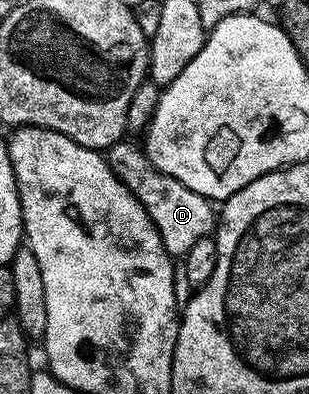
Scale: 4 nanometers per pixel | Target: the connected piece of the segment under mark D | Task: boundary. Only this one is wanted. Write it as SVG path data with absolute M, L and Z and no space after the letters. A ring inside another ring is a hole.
M124 139L113 143L105 150L105 156L113 175L141 203L155 230L161 235L163 245L171 254L172 258L182 258L183 254L197 243L197 239L210 237L217 229L217 209L207 198L197 195L197 191L189 191L185 183L165 175L147 157L142 148L130 145L130 140Z

